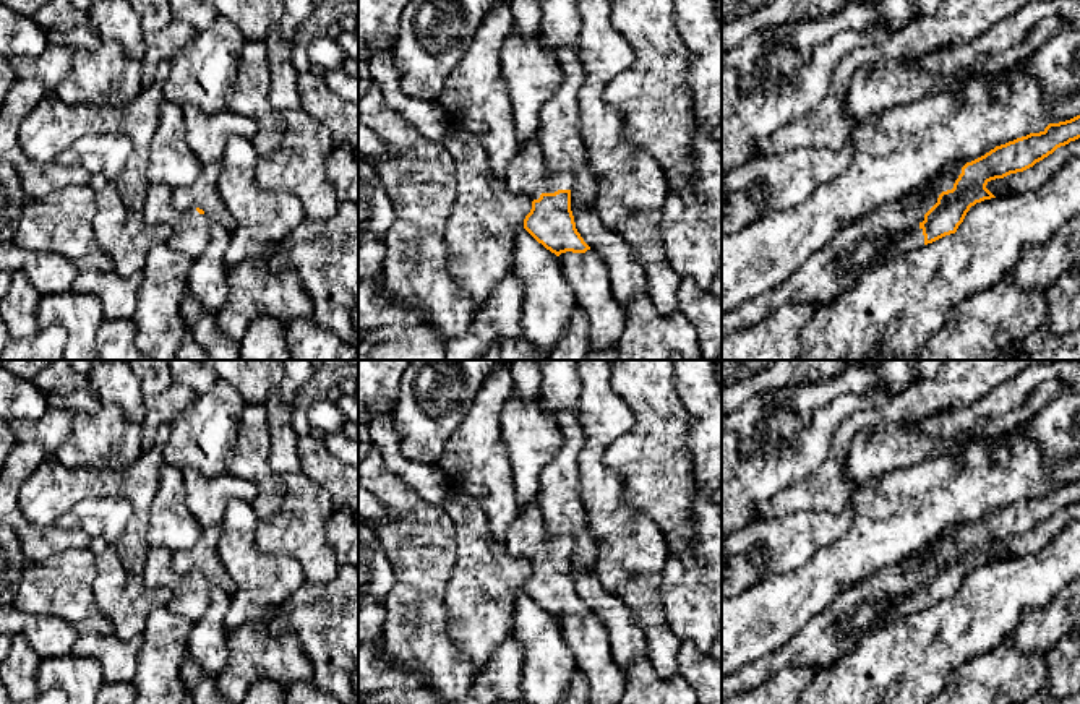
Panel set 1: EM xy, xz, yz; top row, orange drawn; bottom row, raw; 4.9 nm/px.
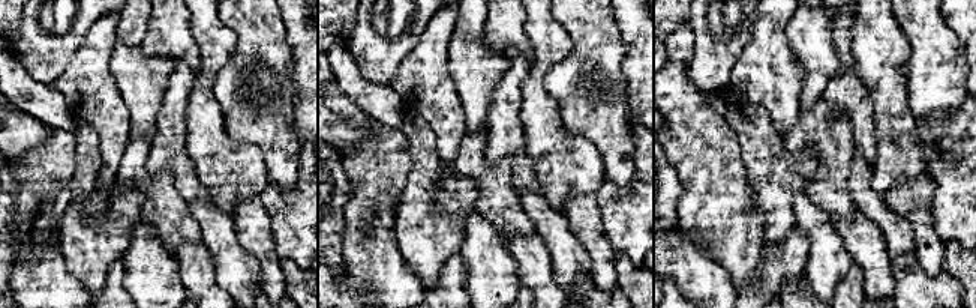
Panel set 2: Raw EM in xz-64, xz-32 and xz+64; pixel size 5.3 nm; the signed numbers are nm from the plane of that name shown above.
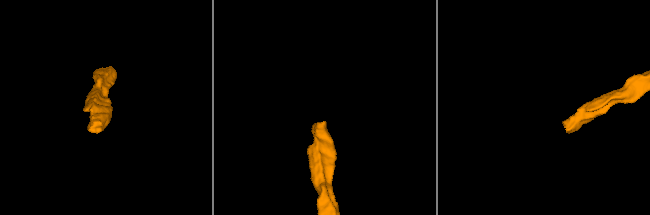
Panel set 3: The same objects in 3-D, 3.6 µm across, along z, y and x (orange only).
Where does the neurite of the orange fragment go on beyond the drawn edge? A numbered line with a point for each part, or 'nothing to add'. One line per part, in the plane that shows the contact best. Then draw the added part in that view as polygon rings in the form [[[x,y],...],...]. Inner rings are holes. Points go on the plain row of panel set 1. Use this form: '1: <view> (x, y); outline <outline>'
1: yz (821, 641); outline [[[957,535],[941,540],[936,550],[916,566],[902,558],[842,592],[830,605],[812,615],[785,644],[722,678],[722,702],[754,691],[788,667],[832,665],[848,654],[864,634],[923,610],[924,599],[919,587],[937,566],[939,558],[954,552],[957,542]],[[881,603],[887,603],[889,608],[874,621],[864,628],[843,631],[864,607]]]

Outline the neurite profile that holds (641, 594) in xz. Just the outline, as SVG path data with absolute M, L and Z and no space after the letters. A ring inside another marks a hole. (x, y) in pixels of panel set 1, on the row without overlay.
M634 576L623 581L616 595L629 607L644 631L649 662L663 680L679 675L676 654L681 641L671 633L660 599L662 576Z

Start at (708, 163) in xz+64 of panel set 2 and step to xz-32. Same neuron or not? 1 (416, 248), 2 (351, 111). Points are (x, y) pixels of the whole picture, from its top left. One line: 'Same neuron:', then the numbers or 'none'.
Same neuron: 2

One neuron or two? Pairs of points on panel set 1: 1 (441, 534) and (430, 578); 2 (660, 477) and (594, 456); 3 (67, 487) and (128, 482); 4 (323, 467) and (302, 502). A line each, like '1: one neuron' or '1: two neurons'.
1: one neuron
2: two neurons
3: one neuron
4: two neurons

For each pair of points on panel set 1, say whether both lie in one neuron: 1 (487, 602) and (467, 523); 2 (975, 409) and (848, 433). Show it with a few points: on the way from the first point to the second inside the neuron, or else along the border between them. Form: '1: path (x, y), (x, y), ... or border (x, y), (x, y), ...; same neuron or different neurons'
1: path (484, 583), (484, 563), (475, 542); same neuron
2: border (973, 401), (964, 407), (936, 414); different neurons

